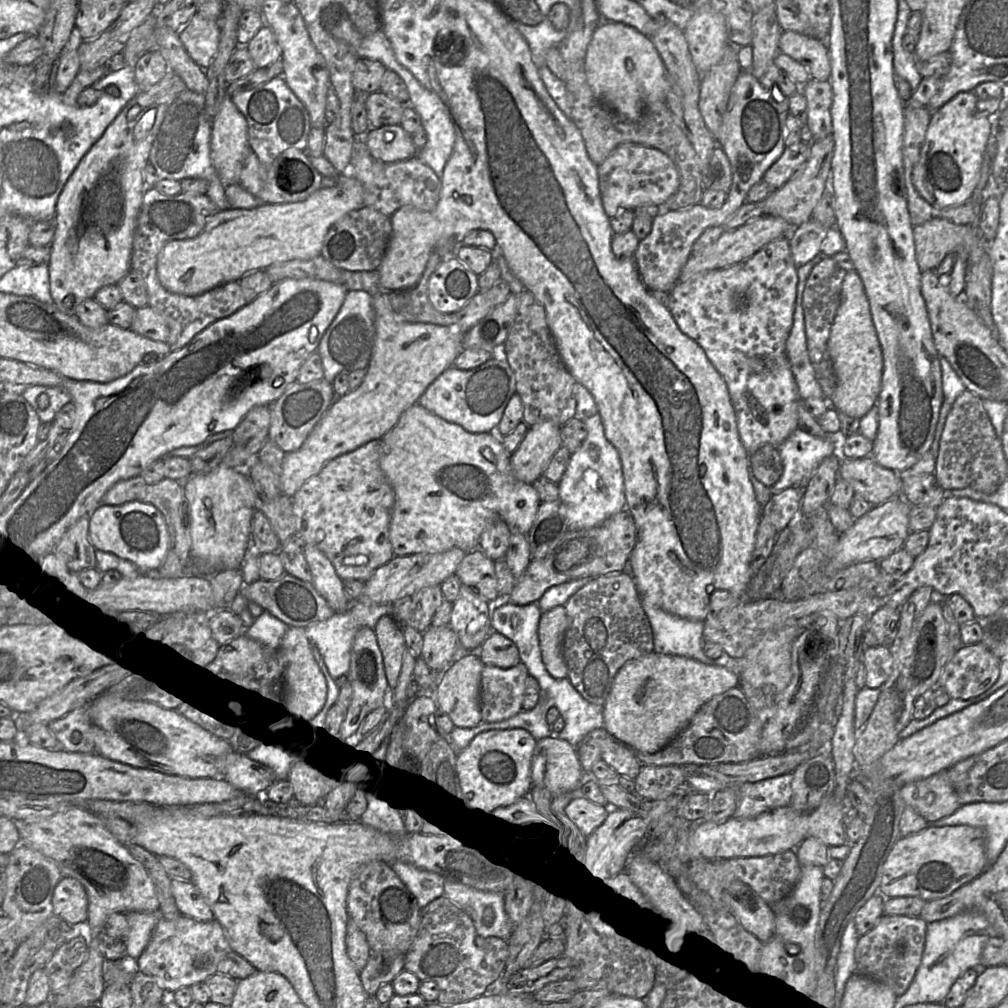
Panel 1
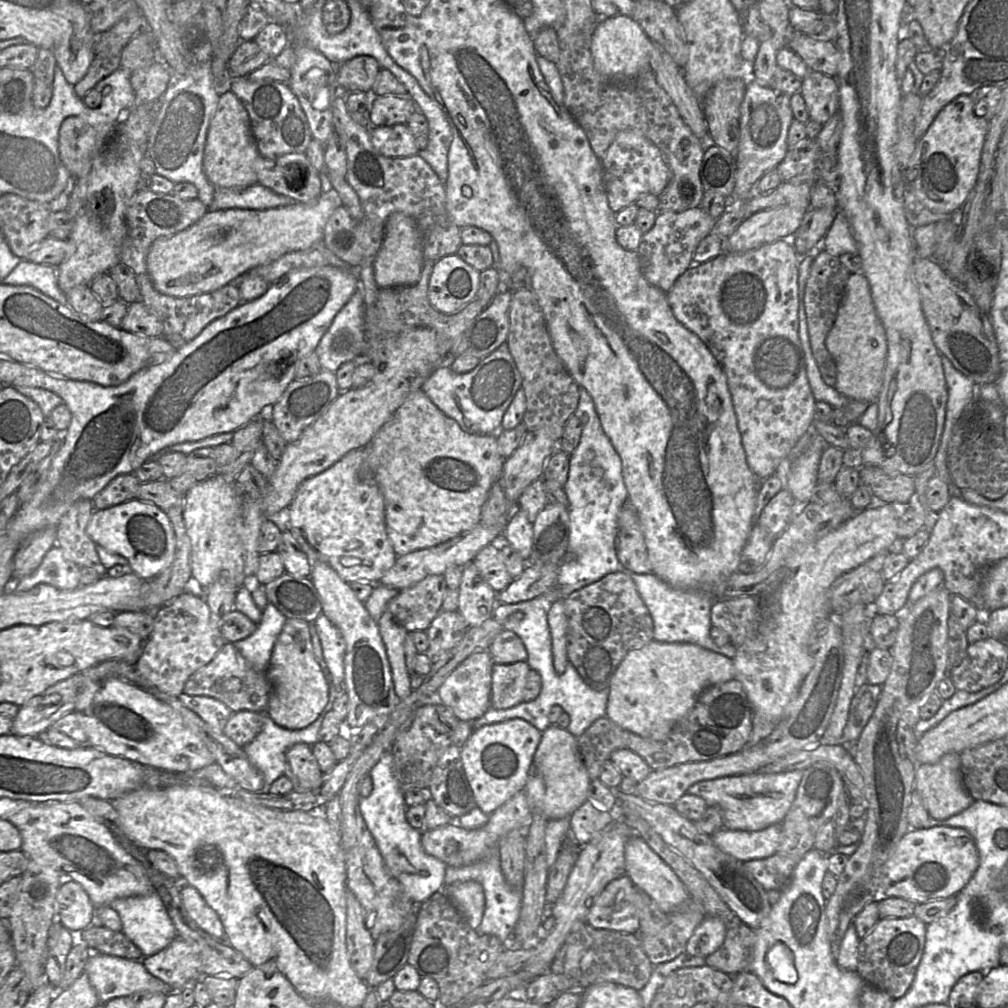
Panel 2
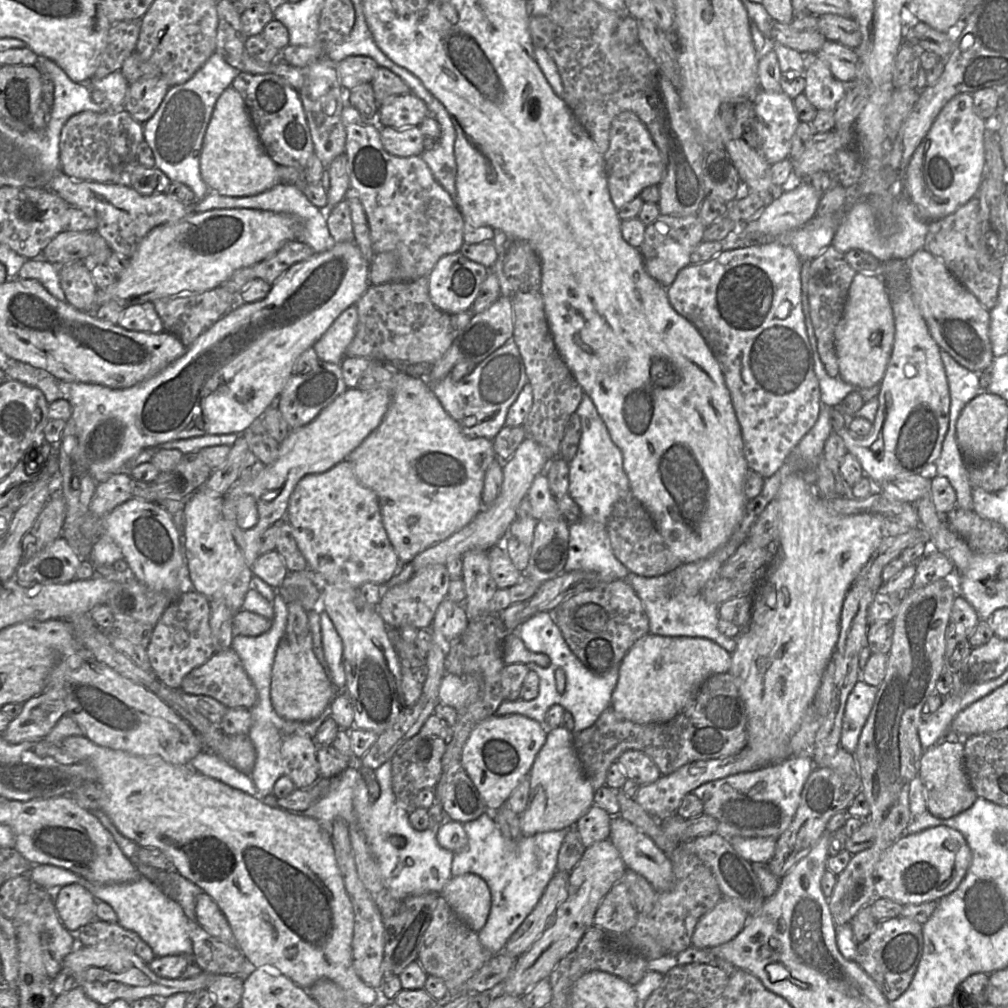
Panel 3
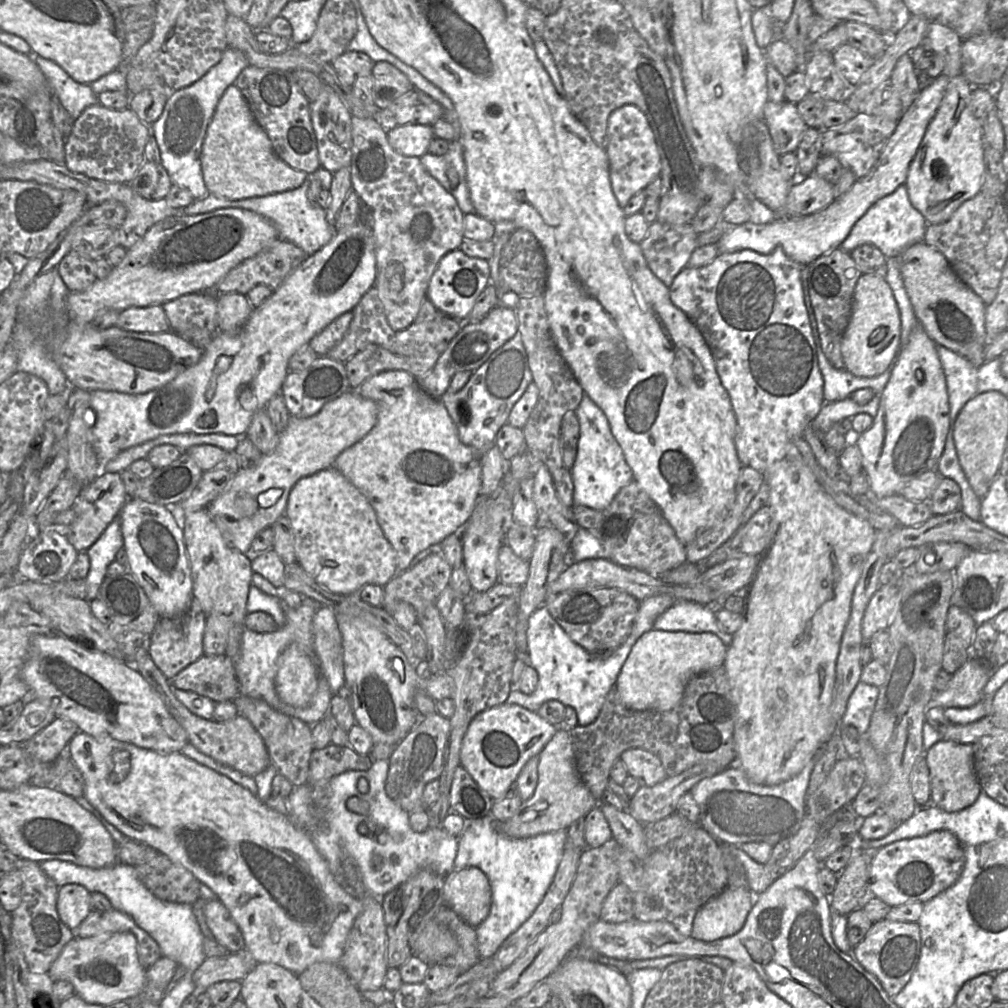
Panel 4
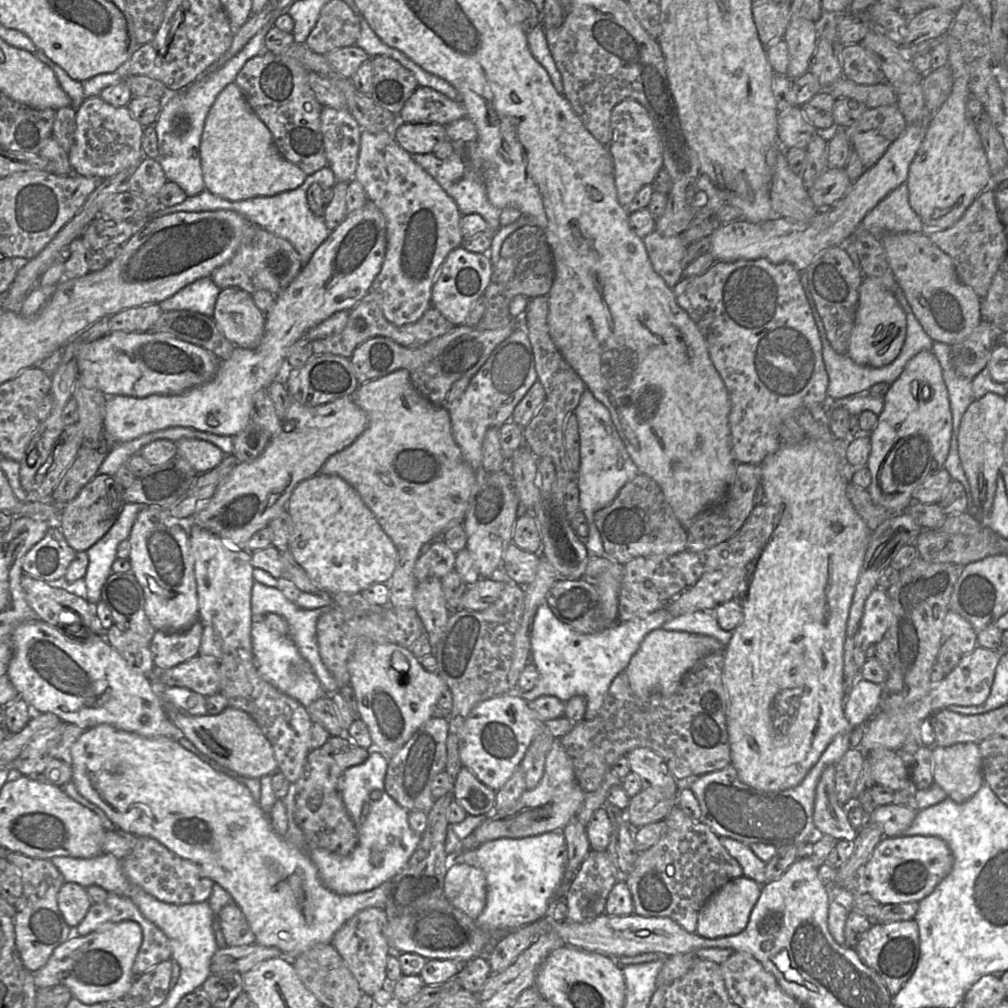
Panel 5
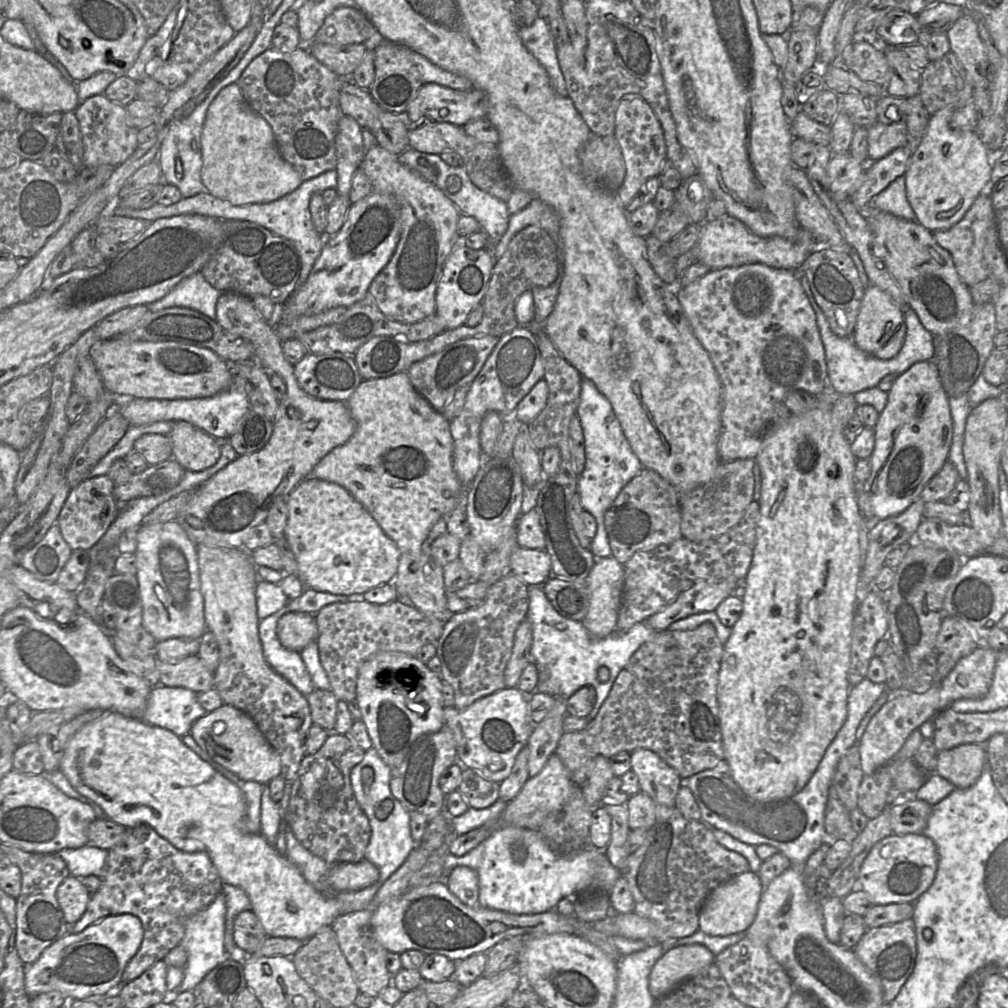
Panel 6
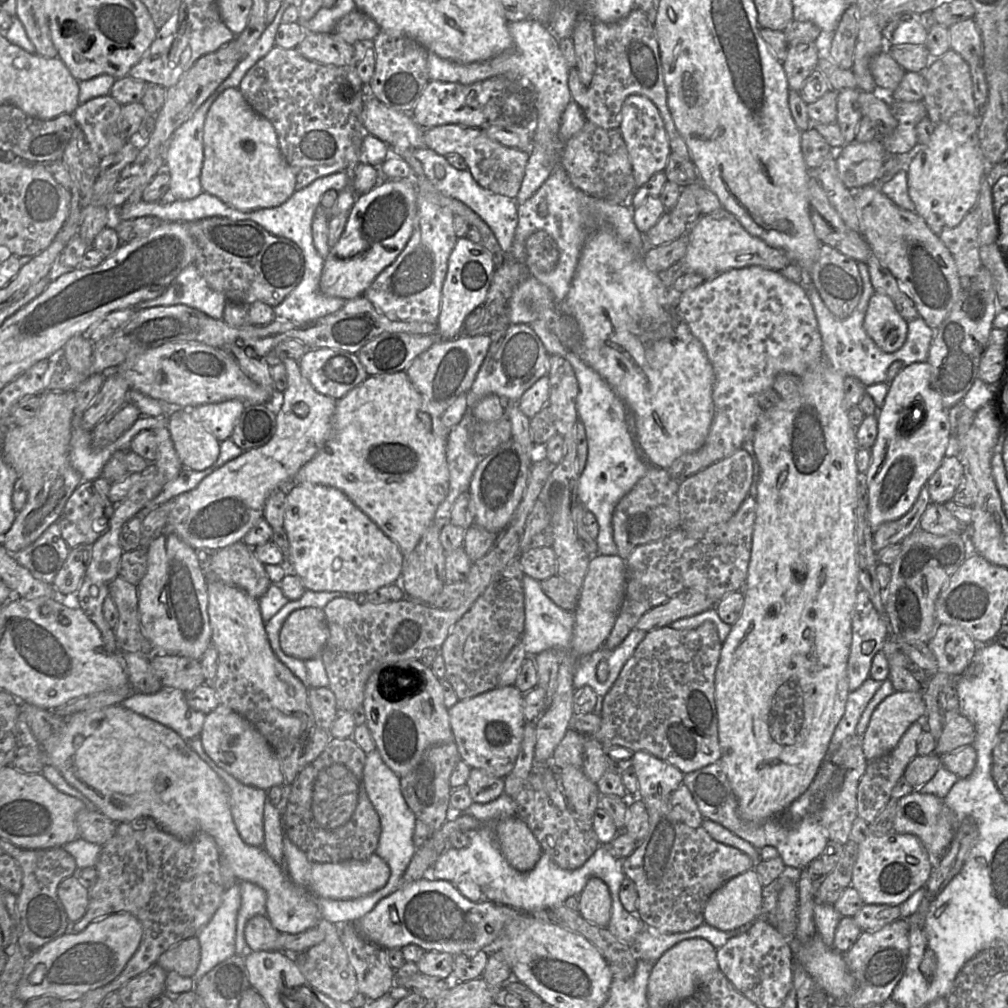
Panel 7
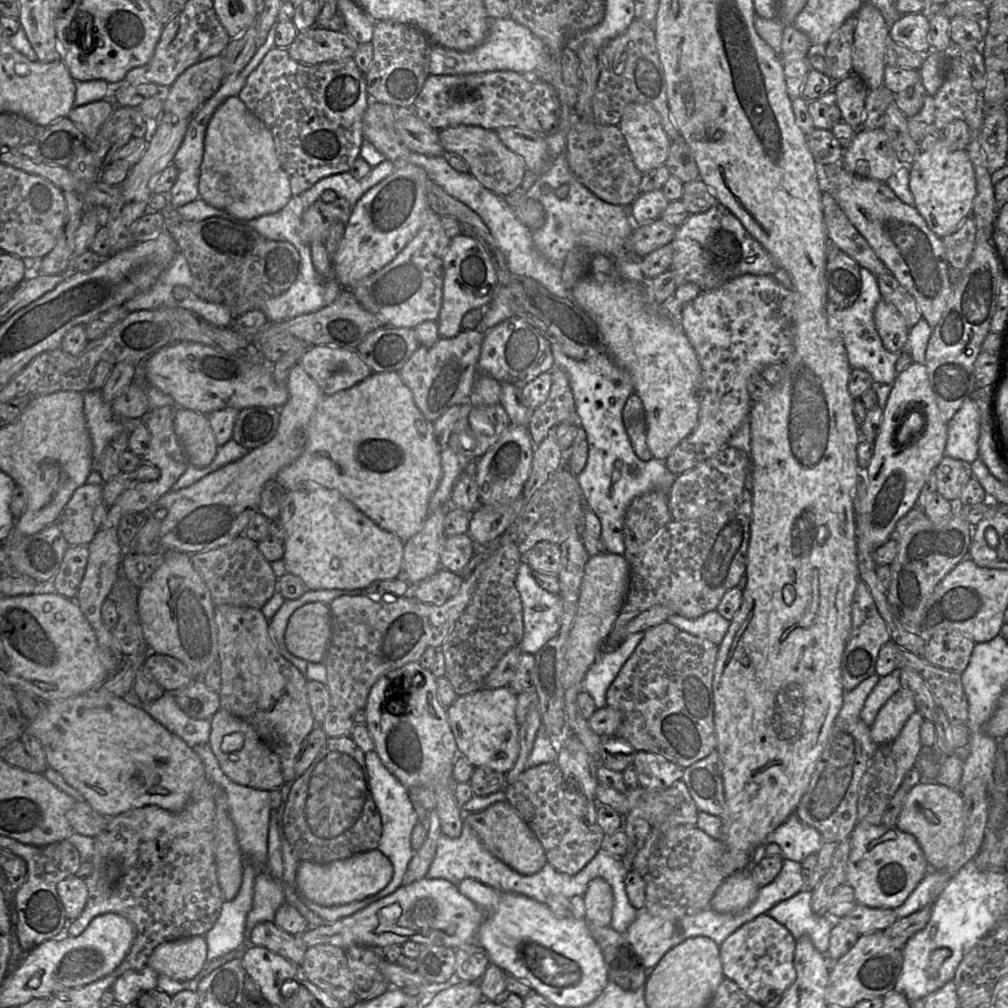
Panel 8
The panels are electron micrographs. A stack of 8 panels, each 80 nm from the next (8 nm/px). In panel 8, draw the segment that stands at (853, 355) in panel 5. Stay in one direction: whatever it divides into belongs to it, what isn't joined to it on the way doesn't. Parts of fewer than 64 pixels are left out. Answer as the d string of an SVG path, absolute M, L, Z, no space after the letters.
M881 299L873 317L883 347L889 352L900 351L907 342L909 328L895 307Z

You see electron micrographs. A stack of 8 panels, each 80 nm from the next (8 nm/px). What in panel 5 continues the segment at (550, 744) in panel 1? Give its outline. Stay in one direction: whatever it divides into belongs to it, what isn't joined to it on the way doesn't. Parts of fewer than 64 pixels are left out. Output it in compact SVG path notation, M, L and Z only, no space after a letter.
M555 738L546 756L544 774L538 785L531 790L526 789L511 808L507 810L494 810L470 835L461 841L459 852L476 849L481 844L498 838L520 839L564 829L572 819L576 818L585 796L586 792L581 788L576 779L571 759L560 739Z

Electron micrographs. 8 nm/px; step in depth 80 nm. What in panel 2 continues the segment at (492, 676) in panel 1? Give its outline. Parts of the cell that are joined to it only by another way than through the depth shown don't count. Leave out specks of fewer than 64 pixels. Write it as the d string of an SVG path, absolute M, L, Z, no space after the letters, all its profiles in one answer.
M526 661L492 666L490 706L511 708L523 701L523 691L530 668Z

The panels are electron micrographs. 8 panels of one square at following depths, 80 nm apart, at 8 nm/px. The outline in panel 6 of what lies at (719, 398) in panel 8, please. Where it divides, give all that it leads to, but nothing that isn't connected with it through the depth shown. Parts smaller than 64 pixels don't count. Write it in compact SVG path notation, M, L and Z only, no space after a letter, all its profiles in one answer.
M760 263L710 270L697 281L684 287L677 287L676 295L693 333L709 354L721 381L721 430L717 443L719 458L722 462L737 459L755 459L758 455L763 437L771 425L771 414L775 403L779 401L783 402L785 395L792 390L803 390L815 397L824 394L826 389L829 388L824 347L816 323L816 316L807 296L800 282L795 277L793 270L776 269Z

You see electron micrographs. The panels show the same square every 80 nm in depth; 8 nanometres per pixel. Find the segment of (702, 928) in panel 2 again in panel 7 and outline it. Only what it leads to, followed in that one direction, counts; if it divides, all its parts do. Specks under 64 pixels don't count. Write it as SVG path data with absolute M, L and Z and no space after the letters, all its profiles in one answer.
M755 869L725 882L708 899L704 922L721 930L735 930L760 917L763 886Z

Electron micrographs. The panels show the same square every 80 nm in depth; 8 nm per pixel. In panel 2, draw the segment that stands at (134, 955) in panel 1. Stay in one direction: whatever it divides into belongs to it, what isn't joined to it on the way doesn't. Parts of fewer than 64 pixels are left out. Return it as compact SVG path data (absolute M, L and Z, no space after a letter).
M156 890L146 896L115 899L109 903L109 906L118 912L124 935L141 950L144 957L156 954L166 948L177 937L177 931Z

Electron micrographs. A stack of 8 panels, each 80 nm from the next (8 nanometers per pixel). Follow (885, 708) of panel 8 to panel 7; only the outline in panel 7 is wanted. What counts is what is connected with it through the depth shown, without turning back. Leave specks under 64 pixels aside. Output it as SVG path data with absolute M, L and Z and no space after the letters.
M894 692L885 698L874 710L862 737L862 749L867 761L877 759L893 750L906 730L926 716L926 704L922 692Z

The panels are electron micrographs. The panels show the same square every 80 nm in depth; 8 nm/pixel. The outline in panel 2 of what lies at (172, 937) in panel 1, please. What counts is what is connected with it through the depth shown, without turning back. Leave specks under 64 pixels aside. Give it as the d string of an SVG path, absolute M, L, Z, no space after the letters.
M180 937L141 961L150 974L170 985L174 992L191 986L203 976L199 949Z

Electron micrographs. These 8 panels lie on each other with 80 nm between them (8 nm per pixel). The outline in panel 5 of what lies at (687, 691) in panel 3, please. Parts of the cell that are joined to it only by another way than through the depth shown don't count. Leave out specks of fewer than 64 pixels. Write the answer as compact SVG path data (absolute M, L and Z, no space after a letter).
M658 628L648 633L624 670L635 696L648 698L653 694L672 694L683 676L701 658L717 652L724 652L725 646L708 635Z

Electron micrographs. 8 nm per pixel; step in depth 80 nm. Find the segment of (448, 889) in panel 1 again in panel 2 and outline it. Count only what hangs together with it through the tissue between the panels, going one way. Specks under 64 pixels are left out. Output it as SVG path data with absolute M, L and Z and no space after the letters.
M498 848L482 859L466 866L447 866L444 883L445 888L456 882L476 881L483 887L485 907L483 918L475 930L478 935L494 935L507 947L512 937L514 927L519 919L522 904L522 892L515 891L505 880L501 870Z

